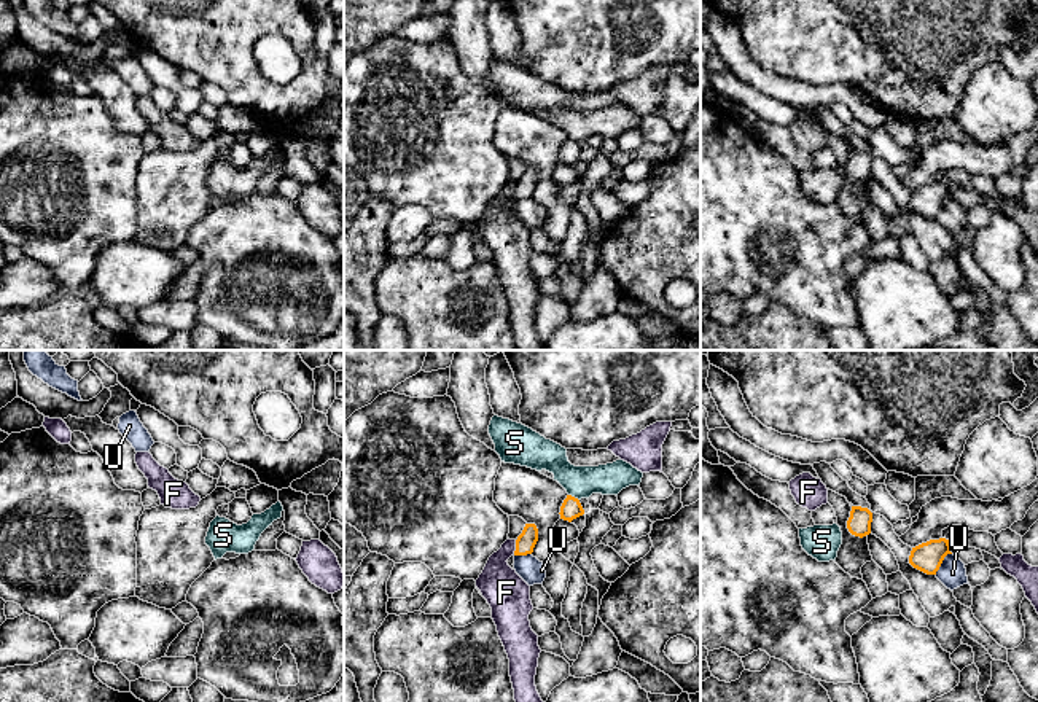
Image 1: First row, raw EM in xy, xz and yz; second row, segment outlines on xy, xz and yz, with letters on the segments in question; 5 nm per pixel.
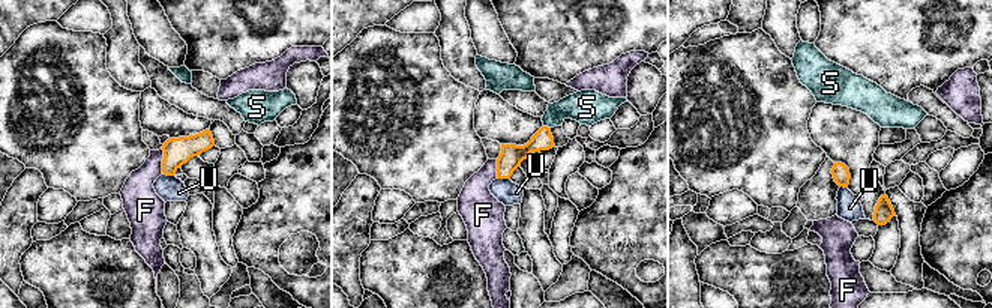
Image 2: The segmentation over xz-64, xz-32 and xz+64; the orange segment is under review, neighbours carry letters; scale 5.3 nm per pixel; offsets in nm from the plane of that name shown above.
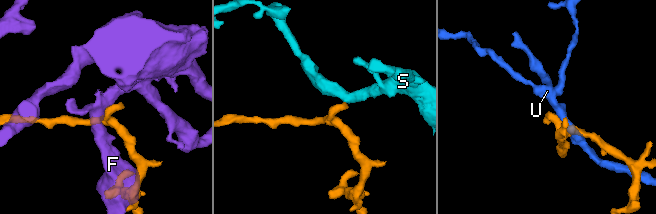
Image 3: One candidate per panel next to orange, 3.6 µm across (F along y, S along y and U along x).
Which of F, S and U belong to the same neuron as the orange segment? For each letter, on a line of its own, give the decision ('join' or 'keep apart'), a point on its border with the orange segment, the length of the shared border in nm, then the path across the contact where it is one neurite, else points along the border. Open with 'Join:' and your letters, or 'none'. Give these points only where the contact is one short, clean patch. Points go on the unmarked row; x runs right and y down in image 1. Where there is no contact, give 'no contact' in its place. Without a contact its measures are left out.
Join: none
F: keep apart; meets orange in xz at (516, 191); contact 80 nm long
S: keep apart; meets orange in xz at (573, 140); contact 70 nm long; border along xz (569, 137), (578, 144)
U: keep apart; meets orange in yz at (941, 206); contact 140 nm long

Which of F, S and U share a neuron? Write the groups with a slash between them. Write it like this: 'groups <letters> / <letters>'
groups F / S / U

